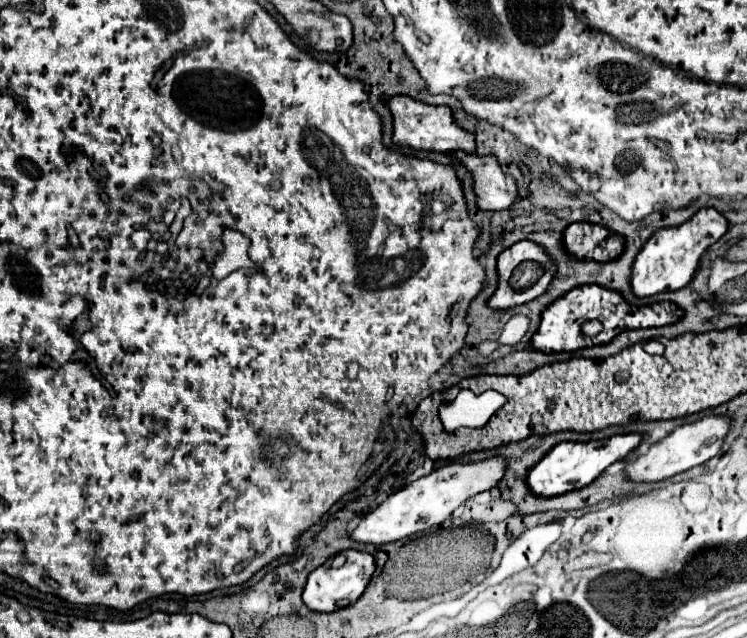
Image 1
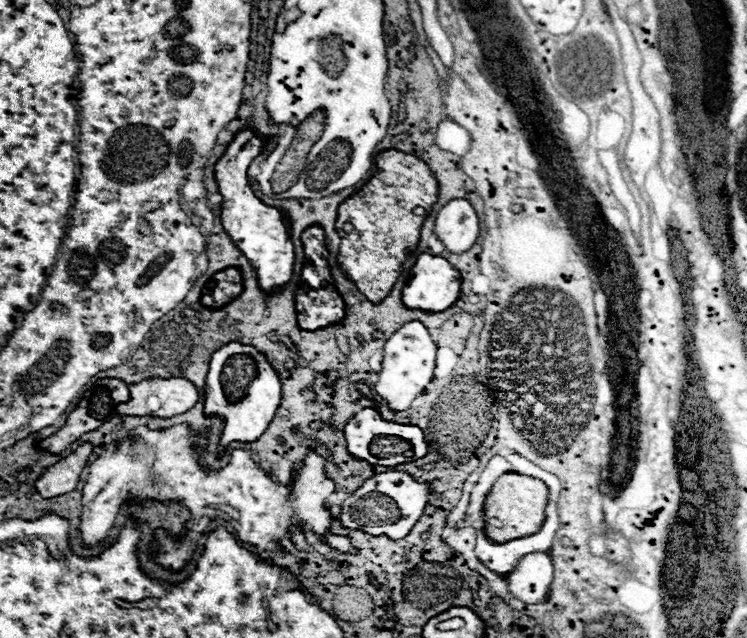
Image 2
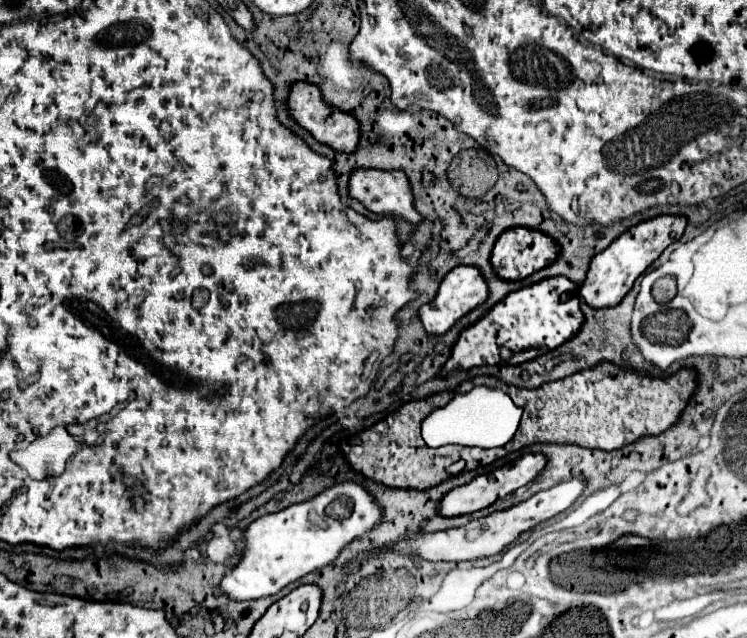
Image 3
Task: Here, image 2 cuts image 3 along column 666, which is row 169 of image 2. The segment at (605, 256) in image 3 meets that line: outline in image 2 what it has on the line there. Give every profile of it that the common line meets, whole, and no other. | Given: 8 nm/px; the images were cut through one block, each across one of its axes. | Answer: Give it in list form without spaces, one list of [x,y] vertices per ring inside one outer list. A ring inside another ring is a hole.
[[[248,128],[236,134],[236,138],[228,144],[226,152],[222,158],[216,162],[216,184],[218,192],[222,194],[222,204],[220,204],[220,220],[226,230],[226,234],[232,238],[236,248],[250,260],[250,264],[256,268],[258,276],[258,286],[264,292],[274,292],[276,288],[282,288],[286,282],[292,278],[292,266],[294,266],[294,244],[292,244],[292,234],[290,234],[290,222],[276,210],[266,204],[262,204],[250,184],[246,170],[260,154],[262,140]]]

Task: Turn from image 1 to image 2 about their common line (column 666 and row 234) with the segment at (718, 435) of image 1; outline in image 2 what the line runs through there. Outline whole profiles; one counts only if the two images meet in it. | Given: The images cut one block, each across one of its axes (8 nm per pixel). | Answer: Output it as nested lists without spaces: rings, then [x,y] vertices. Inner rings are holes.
[[[450,200],[436,216],[434,232],[444,248],[452,254],[462,254],[476,244],[478,238],[478,214],[468,200]]]

